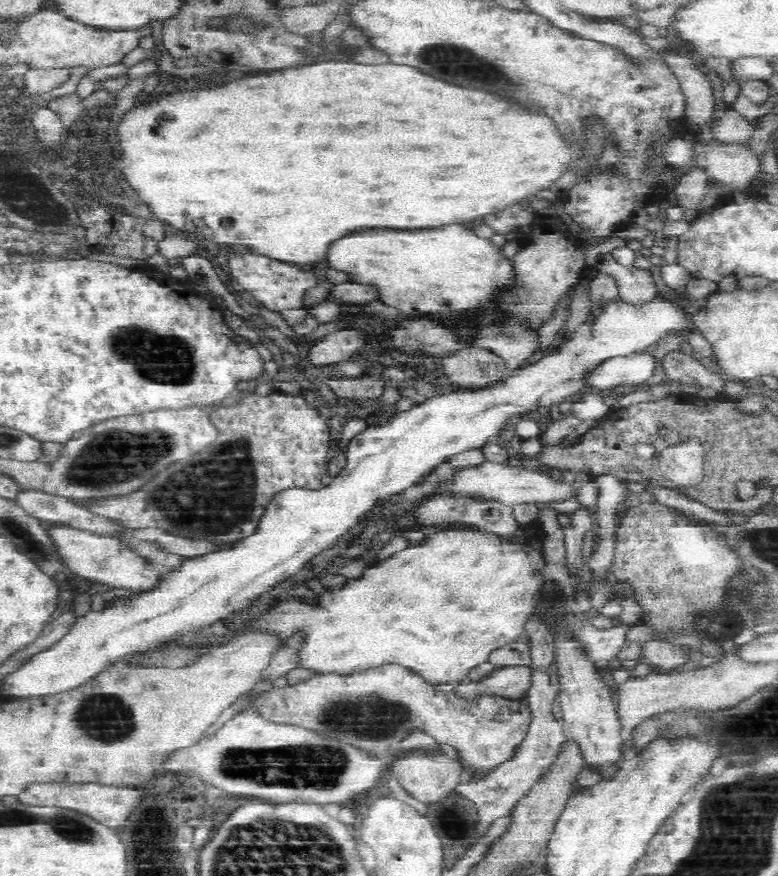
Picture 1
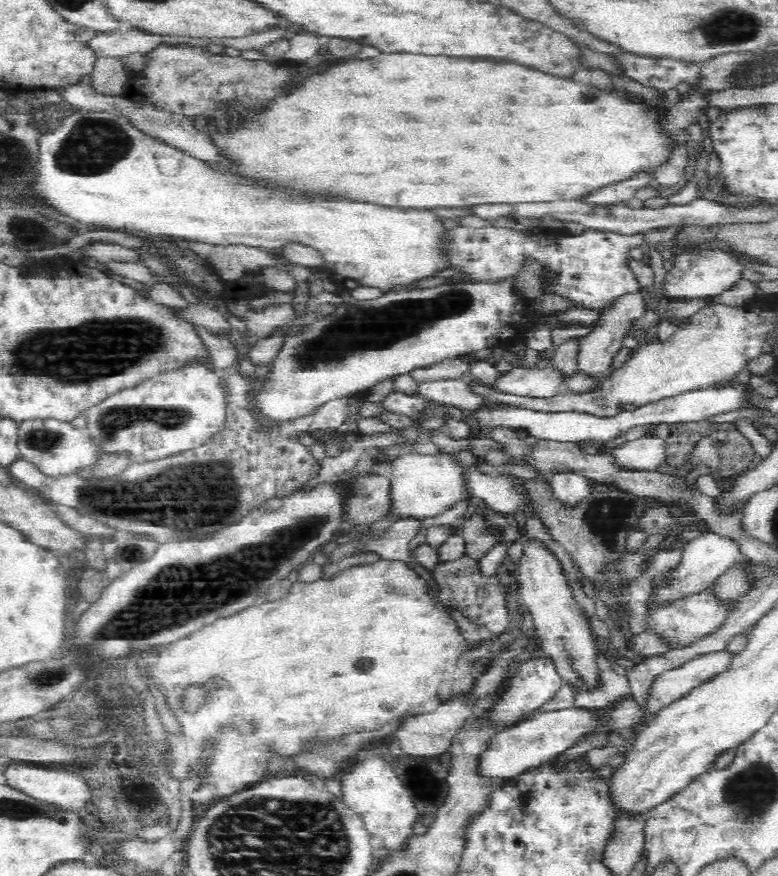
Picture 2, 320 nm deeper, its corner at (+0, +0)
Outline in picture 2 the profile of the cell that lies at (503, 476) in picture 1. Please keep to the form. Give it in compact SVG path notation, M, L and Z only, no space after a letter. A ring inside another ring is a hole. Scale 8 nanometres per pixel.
M408 454L398 458L391 466L389 479L393 485L393 514L411 516L417 520L438 516L452 508L460 500L474 499L466 488L466 469L468 466L458 460L455 454Z

